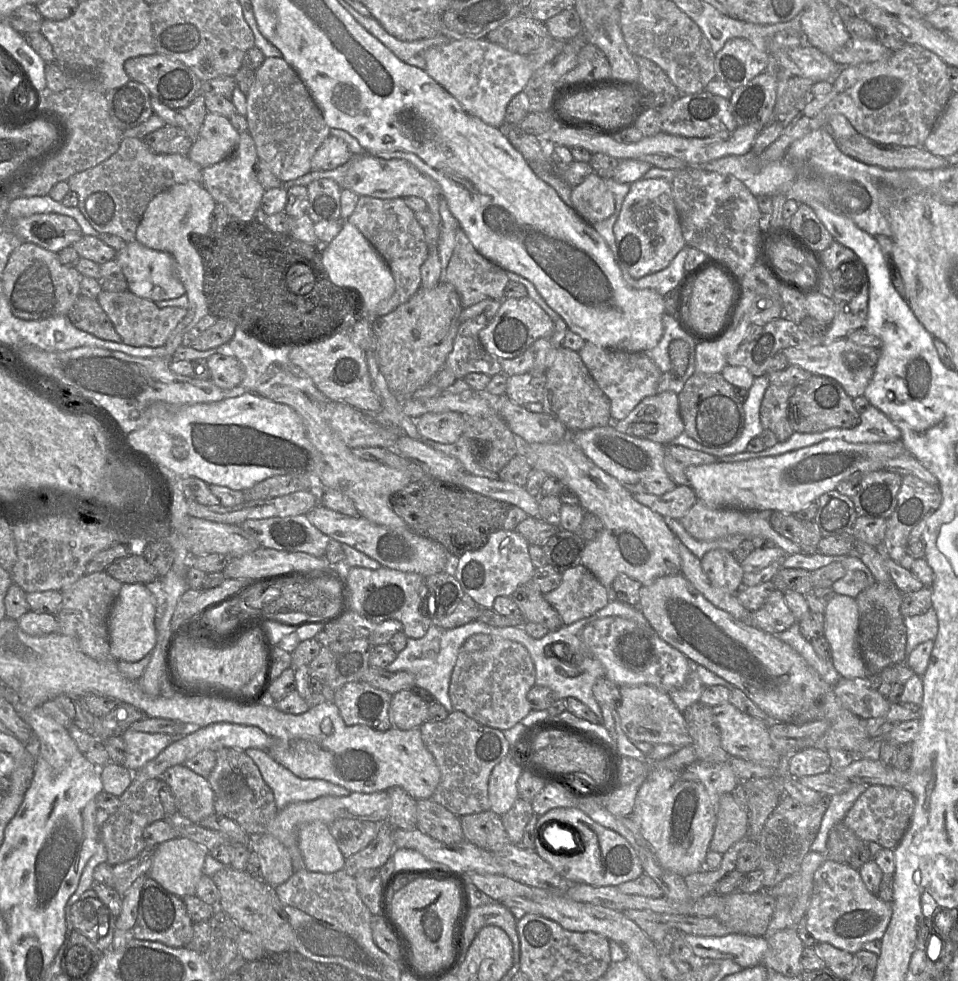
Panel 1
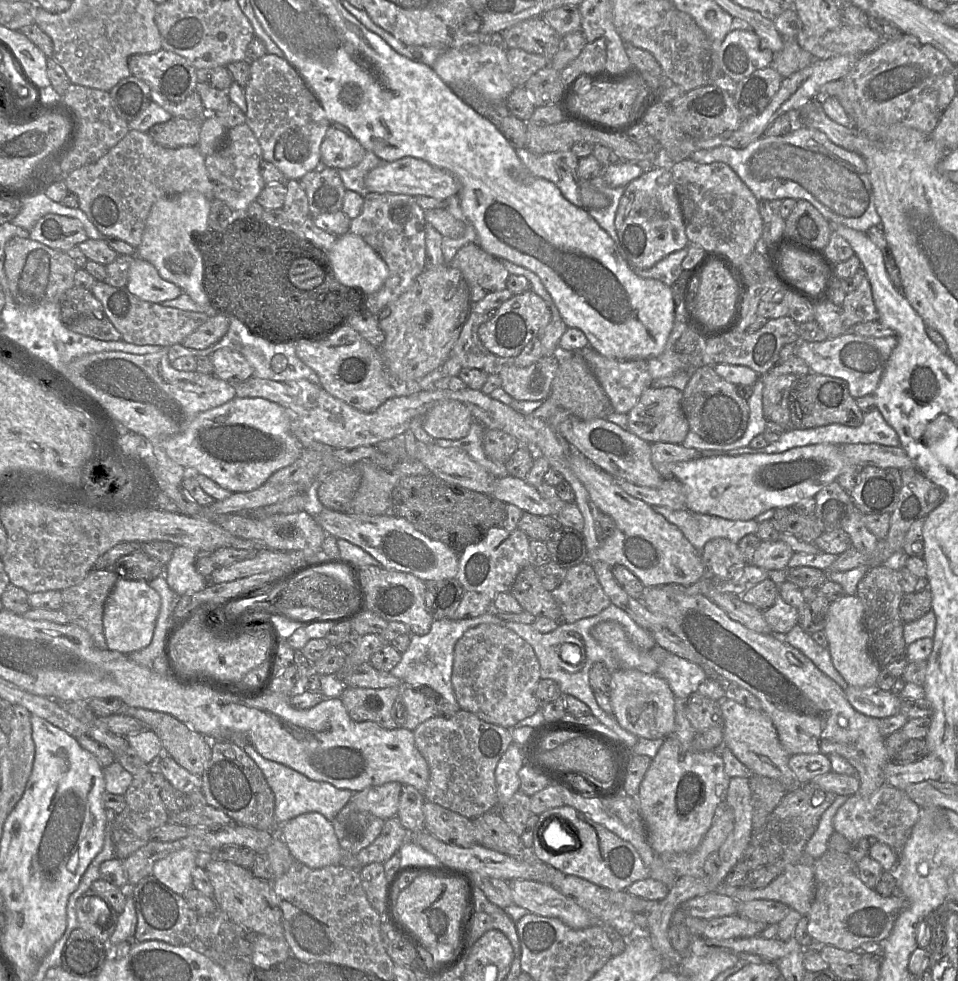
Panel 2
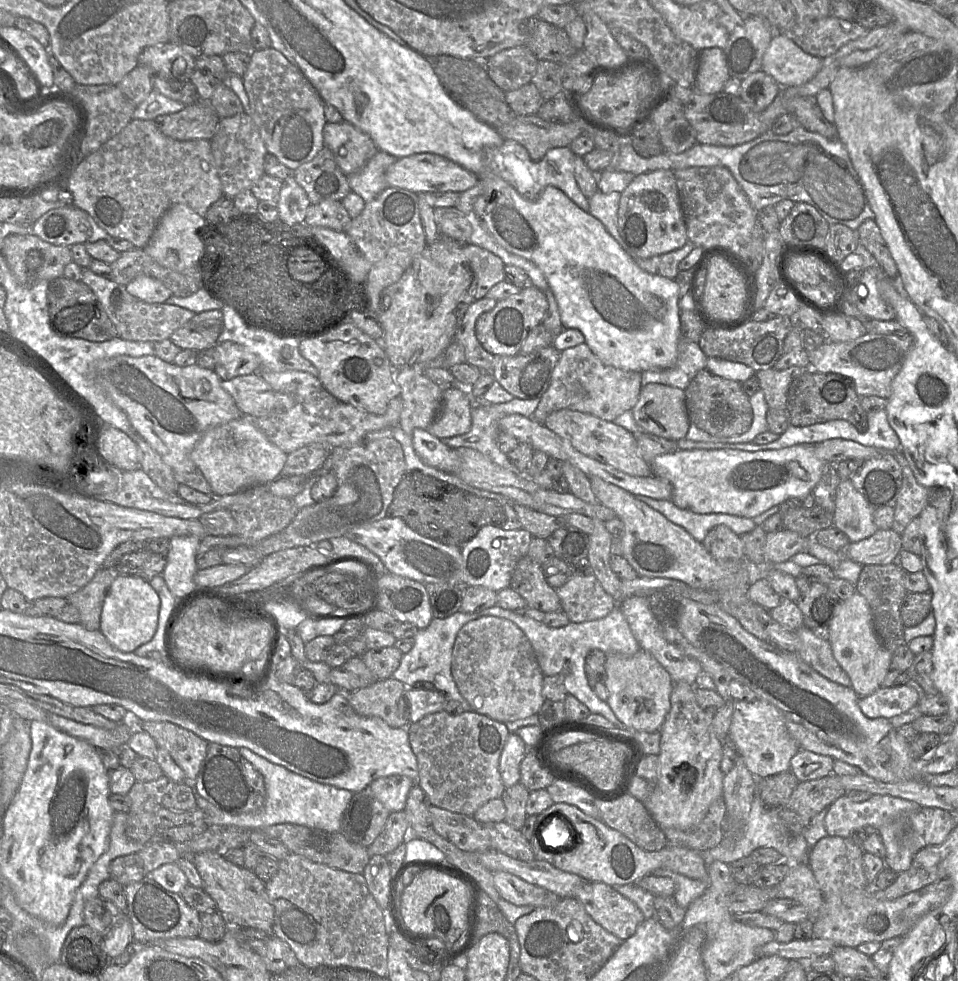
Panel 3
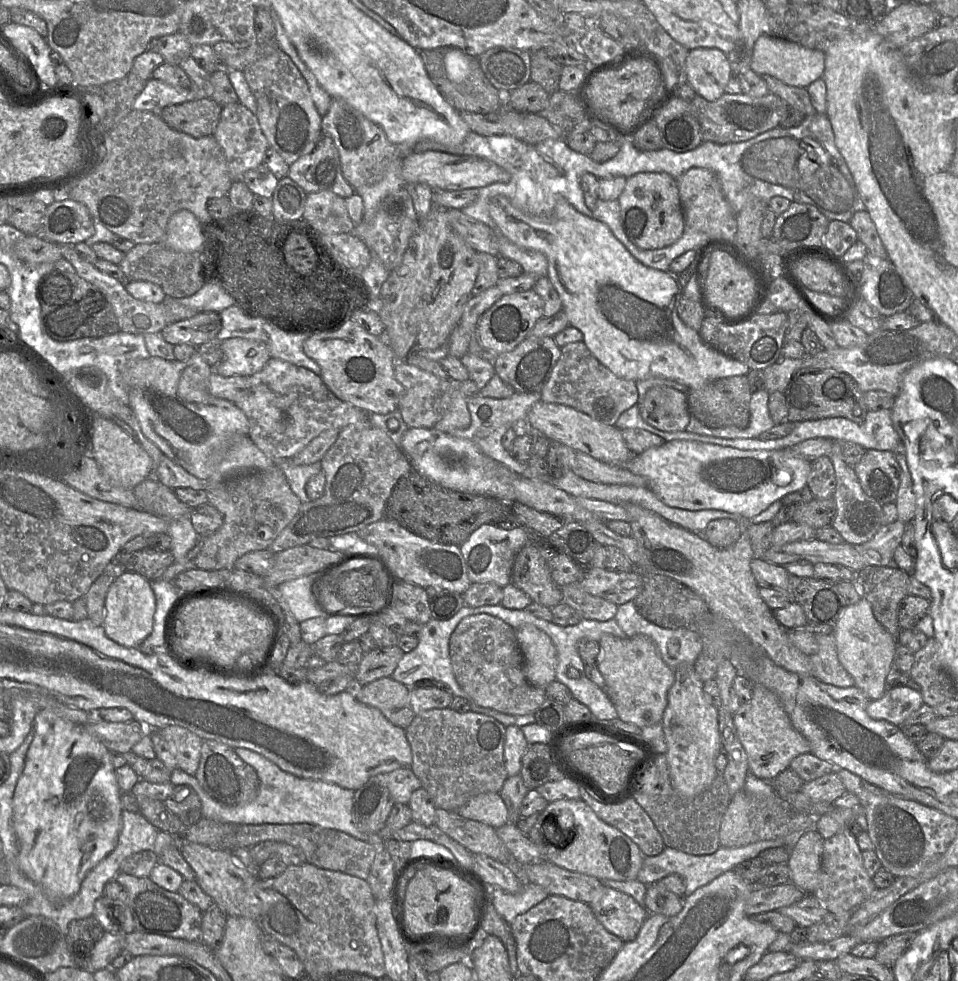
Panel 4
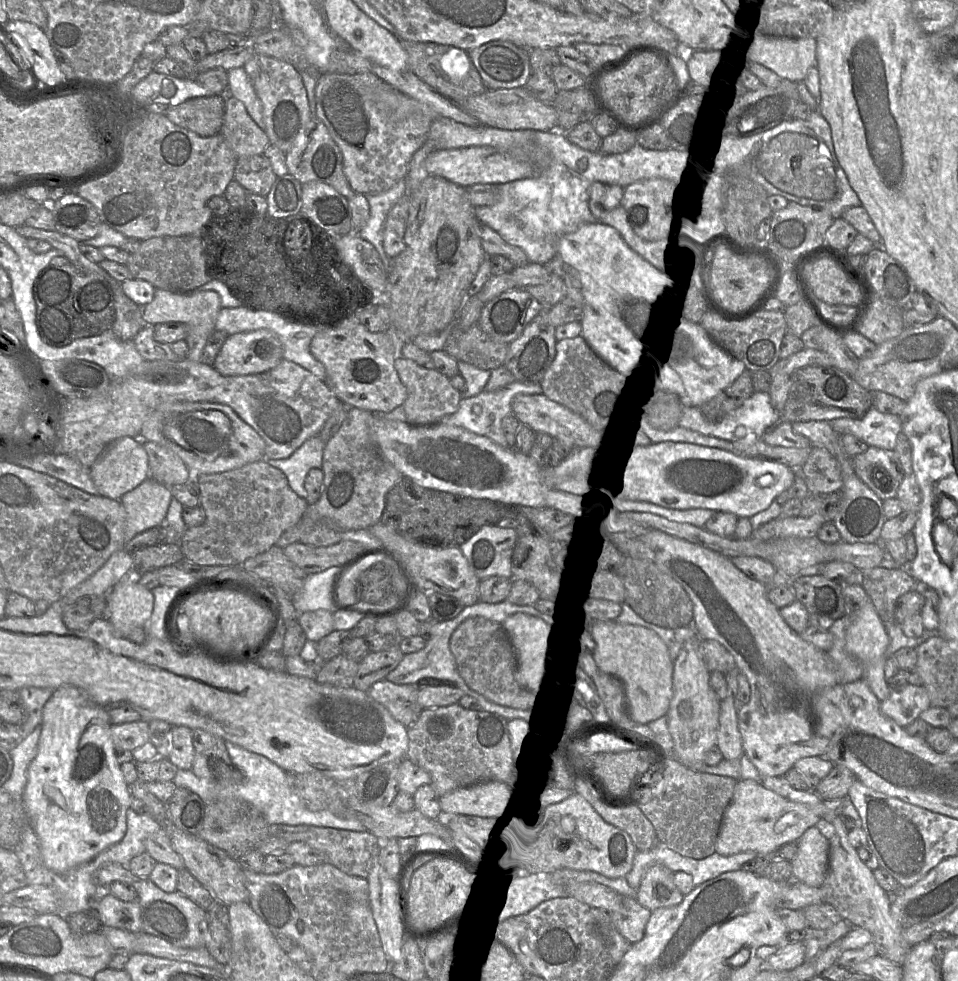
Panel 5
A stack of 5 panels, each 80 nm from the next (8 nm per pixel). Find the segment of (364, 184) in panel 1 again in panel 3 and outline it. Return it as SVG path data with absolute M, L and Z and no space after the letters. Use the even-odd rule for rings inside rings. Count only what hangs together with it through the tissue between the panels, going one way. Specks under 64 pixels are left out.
M419 153L396 160L386 171L385 179L388 187L397 187L409 190L416 194L424 193L463 193L479 182L473 172L459 164L432 153Z

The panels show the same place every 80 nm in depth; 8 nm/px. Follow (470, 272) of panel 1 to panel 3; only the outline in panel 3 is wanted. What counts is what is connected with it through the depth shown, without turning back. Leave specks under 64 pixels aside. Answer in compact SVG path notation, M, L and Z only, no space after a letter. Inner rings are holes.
M465 244L464 254L475 277L474 300L484 298L494 285L505 280L505 265L497 255L471 244Z

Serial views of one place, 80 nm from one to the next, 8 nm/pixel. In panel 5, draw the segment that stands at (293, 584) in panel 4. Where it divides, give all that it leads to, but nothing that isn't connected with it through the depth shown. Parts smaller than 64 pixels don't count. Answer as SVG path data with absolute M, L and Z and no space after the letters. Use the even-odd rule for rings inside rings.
M331 567L305 577L302 589L292 597L298 614L320 609L334 613L342 609L334 601L335 576L338 571L338 567Z

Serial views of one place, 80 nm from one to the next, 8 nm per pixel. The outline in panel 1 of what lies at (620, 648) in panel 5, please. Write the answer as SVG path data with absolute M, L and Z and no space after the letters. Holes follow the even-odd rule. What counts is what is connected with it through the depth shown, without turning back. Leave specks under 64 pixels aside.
M642 684L621 686L620 695L616 711L621 729L630 740L647 742L652 745L667 744L677 748L691 744L683 714L677 709L668 692Z

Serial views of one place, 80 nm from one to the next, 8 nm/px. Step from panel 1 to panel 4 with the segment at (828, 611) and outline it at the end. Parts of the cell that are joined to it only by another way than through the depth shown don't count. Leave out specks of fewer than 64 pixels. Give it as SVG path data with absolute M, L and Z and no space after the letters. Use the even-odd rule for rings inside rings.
M862 597L857 603L846 605L833 625L838 659L843 667L855 680L855 685L860 688L870 700L881 698L889 685L886 676L894 660L897 639L893 637L875 618L870 602Z

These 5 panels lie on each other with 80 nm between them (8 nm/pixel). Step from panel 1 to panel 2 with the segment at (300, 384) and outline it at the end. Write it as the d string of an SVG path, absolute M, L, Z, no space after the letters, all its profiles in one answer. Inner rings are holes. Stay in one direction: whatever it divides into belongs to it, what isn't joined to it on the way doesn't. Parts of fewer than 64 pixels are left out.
M229 317L229 329L227 333L215 344L206 349L192 349L182 344L173 344L168 348L168 359L173 362L182 356L210 356L221 348L228 348L241 353L254 368L255 377L269 379L277 382L306 379L313 384L320 385L317 374L303 363L296 355L296 343L271 344L261 336L252 333L249 328L237 317Z

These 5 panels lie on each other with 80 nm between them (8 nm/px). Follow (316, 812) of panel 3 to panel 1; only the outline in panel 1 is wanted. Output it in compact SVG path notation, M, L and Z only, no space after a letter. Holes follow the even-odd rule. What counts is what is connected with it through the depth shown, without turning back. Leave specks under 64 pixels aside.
M266 750L244 751L257 765L265 783L271 788L278 811L295 802L307 802L321 796L348 796L351 792L323 779L301 779L276 762Z

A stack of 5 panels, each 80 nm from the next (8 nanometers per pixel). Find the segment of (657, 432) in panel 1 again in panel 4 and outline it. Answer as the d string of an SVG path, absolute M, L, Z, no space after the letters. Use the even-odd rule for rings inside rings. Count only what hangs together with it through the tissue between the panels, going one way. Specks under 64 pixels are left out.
M656 386L647 391L643 401L637 403L642 419L652 427L665 432L685 431L690 421L687 396L667 386Z

